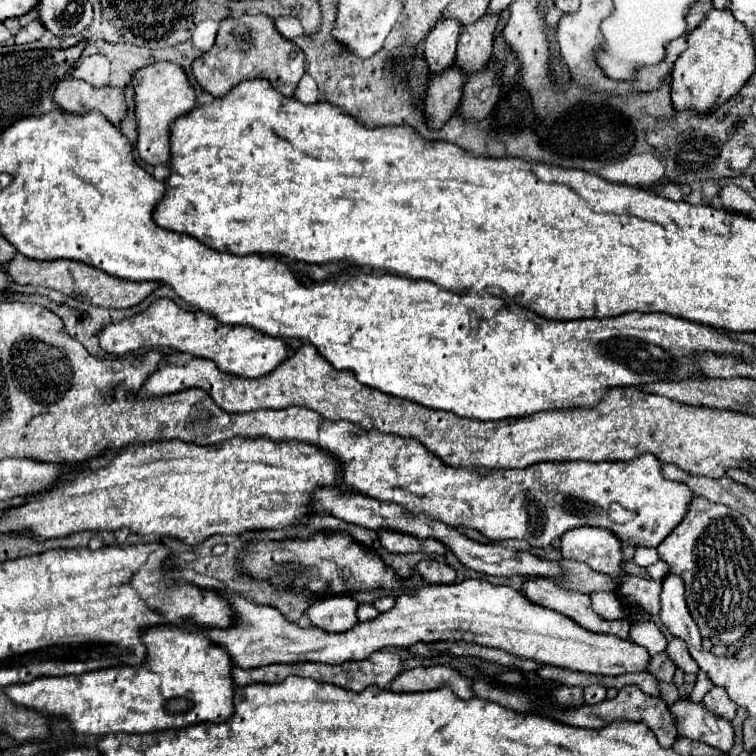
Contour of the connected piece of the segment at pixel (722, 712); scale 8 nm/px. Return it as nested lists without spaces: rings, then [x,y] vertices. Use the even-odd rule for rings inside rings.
[[[714,687],[714,689],[710,689],[710,691],[704,695],[702,703],[704,703],[712,713],[716,713],[716,715],[720,715],[720,717],[724,717],[724,719],[734,719],[734,715],[736,715],[736,703],[730,701],[728,693],[724,691],[724,687]]]

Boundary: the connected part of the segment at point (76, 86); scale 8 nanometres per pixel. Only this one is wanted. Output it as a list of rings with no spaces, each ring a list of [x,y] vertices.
[[[66,77],[54,91],[54,101],[60,109],[72,115],[84,115],[86,111],[100,111],[116,127],[126,119],[128,107],[124,91],[116,87],[96,89],[86,81]]]

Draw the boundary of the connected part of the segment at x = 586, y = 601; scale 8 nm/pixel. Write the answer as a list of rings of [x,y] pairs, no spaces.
[[[528,577],[522,583],[522,595],[546,609],[558,611],[566,615],[568,619],[576,621],[580,627],[594,631],[594,633],[606,633],[620,639],[628,639],[630,625],[628,621],[606,621],[600,615],[592,611],[590,595],[576,593],[576,591],[562,591],[562,587],[554,587],[552,579],[546,577]]]

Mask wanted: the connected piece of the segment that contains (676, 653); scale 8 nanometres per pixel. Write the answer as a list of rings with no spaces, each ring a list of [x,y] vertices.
[[[674,637],[674,639],[668,643],[668,649],[666,649],[666,651],[668,651],[670,659],[676,663],[676,667],[680,667],[684,673],[698,673],[698,665],[696,665],[696,661],[690,657],[684,639]]]

